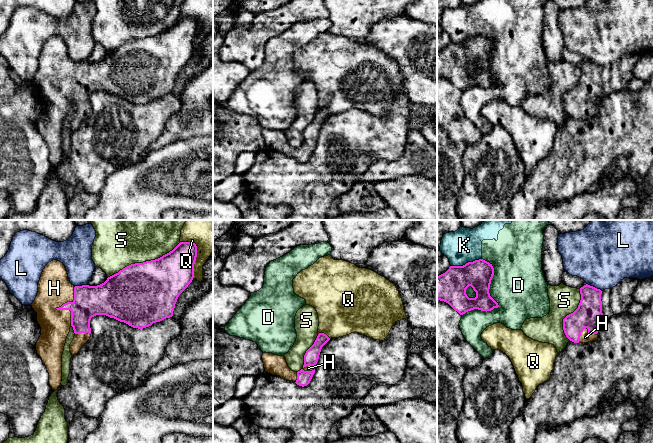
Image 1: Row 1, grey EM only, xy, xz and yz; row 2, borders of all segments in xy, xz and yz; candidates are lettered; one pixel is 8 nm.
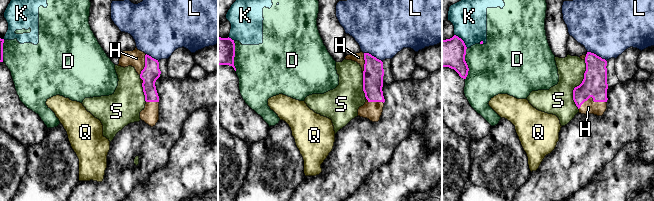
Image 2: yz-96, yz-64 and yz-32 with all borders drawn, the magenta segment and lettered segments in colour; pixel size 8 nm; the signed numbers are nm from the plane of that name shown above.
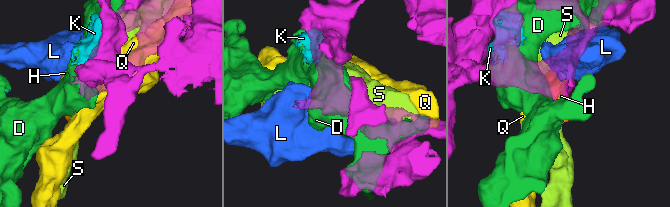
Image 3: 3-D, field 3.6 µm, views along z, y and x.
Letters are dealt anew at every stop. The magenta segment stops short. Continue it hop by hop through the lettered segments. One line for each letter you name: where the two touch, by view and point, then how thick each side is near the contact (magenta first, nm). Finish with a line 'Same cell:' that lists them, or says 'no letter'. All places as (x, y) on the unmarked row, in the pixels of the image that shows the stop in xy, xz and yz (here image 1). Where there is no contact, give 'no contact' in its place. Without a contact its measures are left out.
H: contact xy (59, 83); calibres 260 and 280 nm
Same cell: H

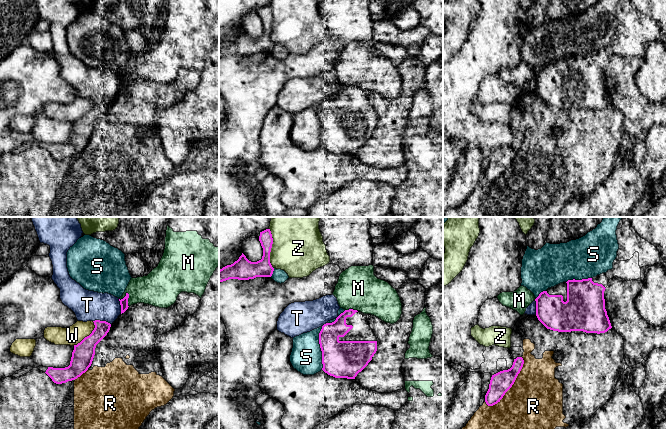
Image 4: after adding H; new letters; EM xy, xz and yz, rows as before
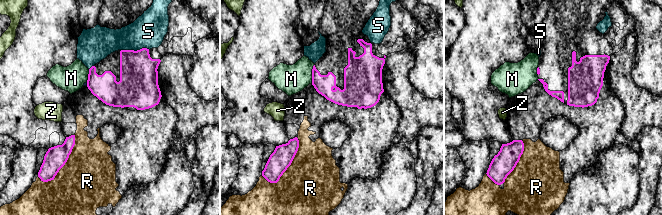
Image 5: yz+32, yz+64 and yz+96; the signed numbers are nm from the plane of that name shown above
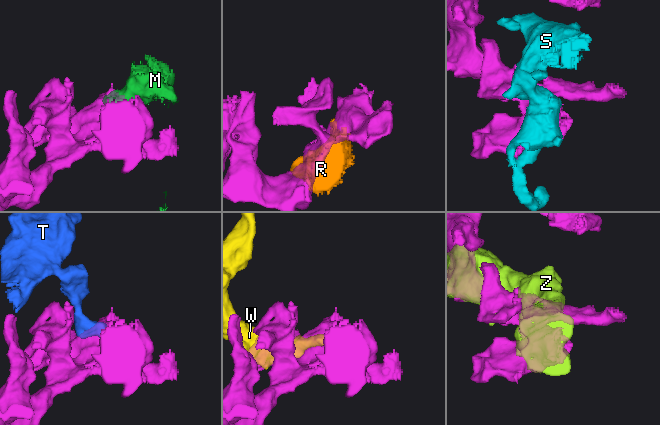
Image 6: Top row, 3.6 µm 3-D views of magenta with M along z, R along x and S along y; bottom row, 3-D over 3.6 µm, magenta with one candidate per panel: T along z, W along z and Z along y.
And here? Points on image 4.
Same cell: no letter

